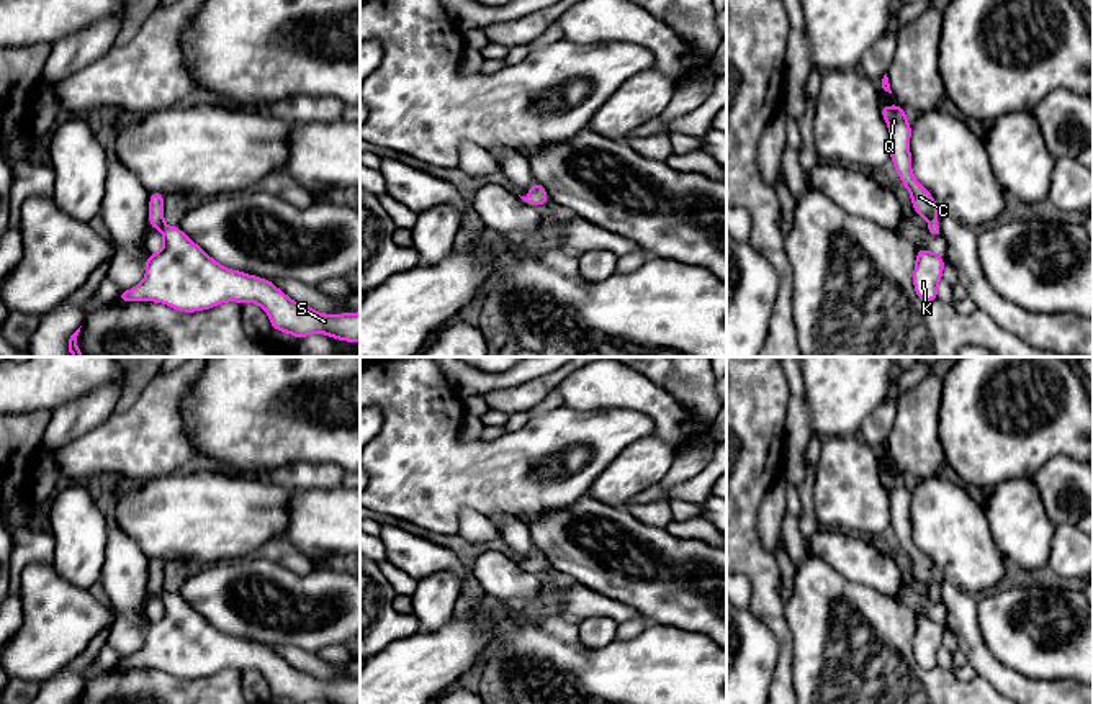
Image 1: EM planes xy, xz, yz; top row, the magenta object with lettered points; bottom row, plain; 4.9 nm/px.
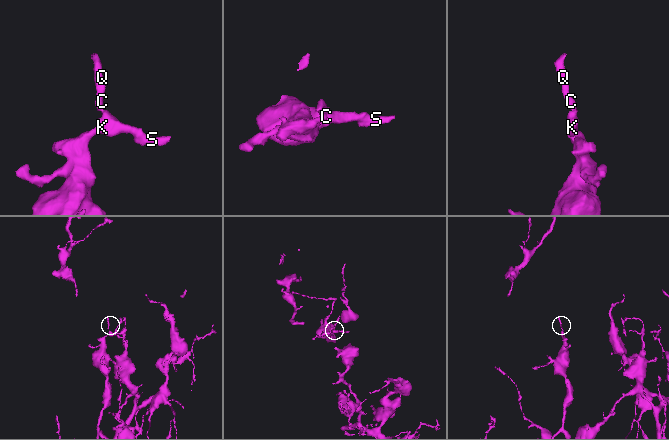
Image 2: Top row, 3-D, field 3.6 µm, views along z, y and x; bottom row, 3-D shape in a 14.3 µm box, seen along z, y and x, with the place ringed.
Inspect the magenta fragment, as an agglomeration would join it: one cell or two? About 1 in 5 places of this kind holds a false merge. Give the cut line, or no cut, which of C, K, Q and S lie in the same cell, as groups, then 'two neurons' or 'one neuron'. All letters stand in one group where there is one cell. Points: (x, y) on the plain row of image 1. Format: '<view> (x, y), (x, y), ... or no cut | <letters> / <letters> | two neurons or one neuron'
no cut | C K Q S | one neuron

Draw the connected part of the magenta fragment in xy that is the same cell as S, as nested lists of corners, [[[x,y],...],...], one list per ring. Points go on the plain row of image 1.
[[[149,560],[149,596],[159,596],[162,599],[164,616],[146,624],[146,643],[139,652],[121,661],[124,668],[155,668],[183,679],[205,678],[224,668],[237,668],[241,671],[252,668],[265,676],[273,697],[283,697],[295,704],[306,704],[316,699],[331,704],[360,704],[360,678],[322,681],[286,663],[268,645],[254,643],[221,632],[178,593],[167,593],[164,589],[164,568],[165,560]]]

